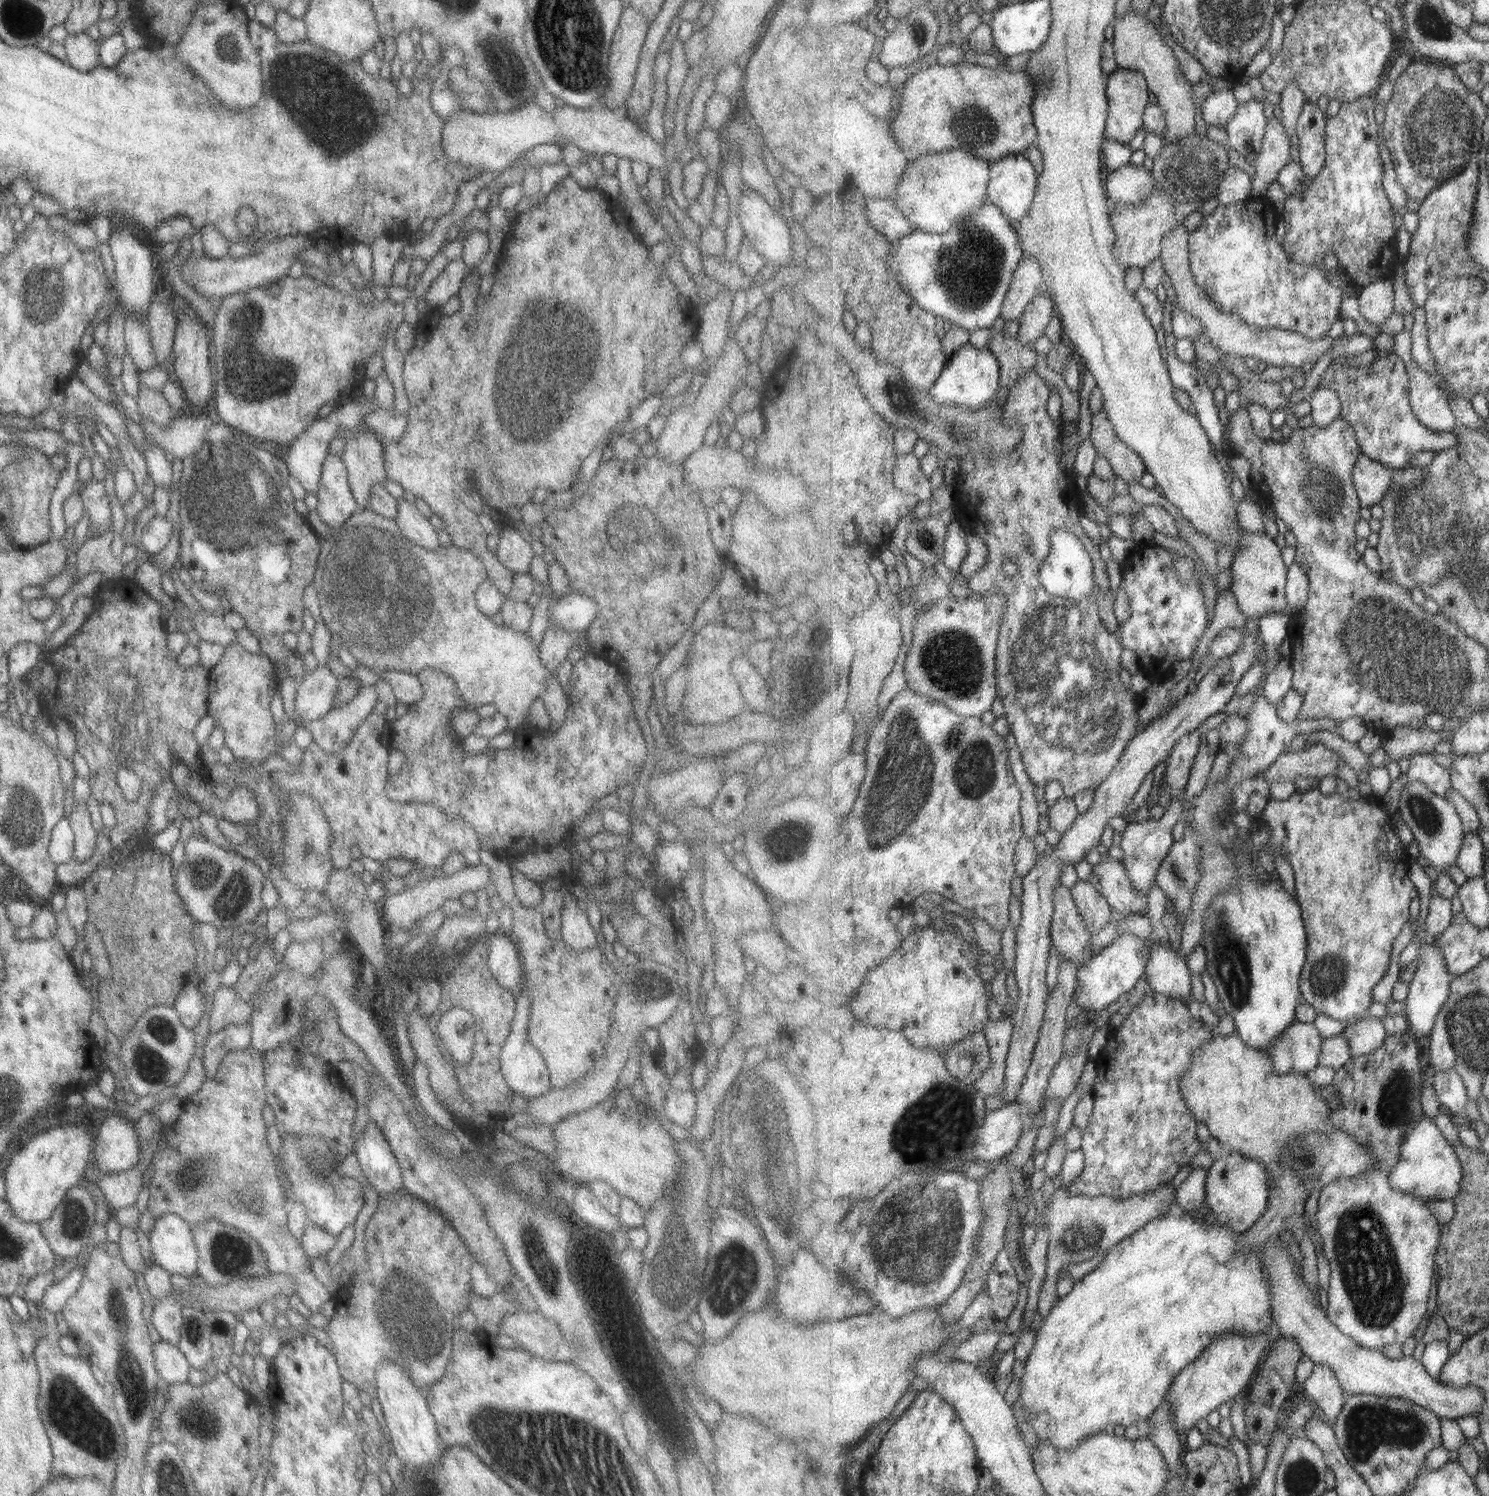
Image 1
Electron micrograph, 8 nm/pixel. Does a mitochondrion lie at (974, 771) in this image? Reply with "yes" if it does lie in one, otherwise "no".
yes

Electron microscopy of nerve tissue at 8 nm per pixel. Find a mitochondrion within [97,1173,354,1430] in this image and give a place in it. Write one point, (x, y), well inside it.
(128, 1374)

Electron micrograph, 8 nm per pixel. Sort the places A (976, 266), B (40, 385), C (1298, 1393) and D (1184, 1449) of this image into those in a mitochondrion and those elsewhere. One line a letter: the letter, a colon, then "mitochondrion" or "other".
A: mitochondrion
B: other
C: other
D: other

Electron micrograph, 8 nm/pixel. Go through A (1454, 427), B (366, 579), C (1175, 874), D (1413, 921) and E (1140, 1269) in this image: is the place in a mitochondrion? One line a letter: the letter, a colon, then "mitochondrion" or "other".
A: other
B: mitochondrion
C: mitochondrion
D: other
E: other

